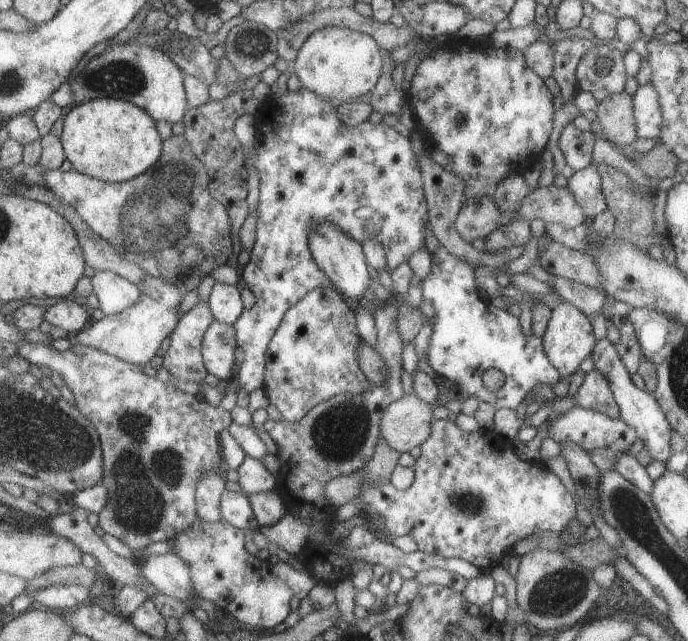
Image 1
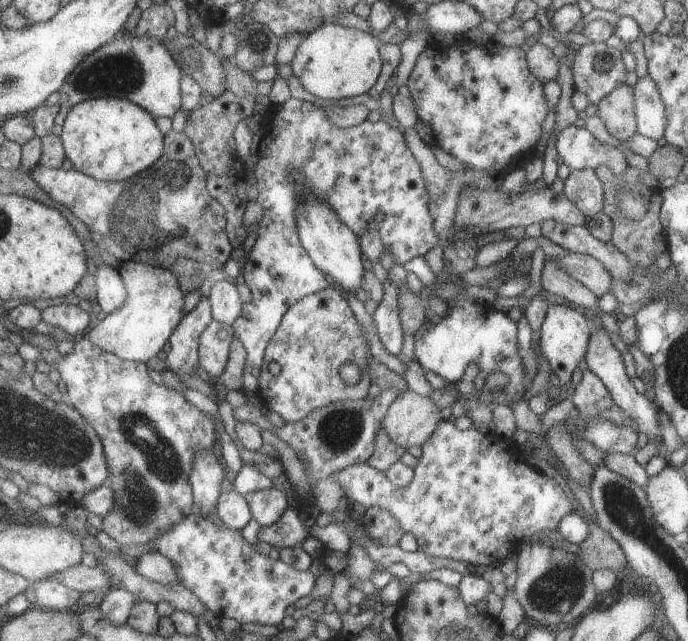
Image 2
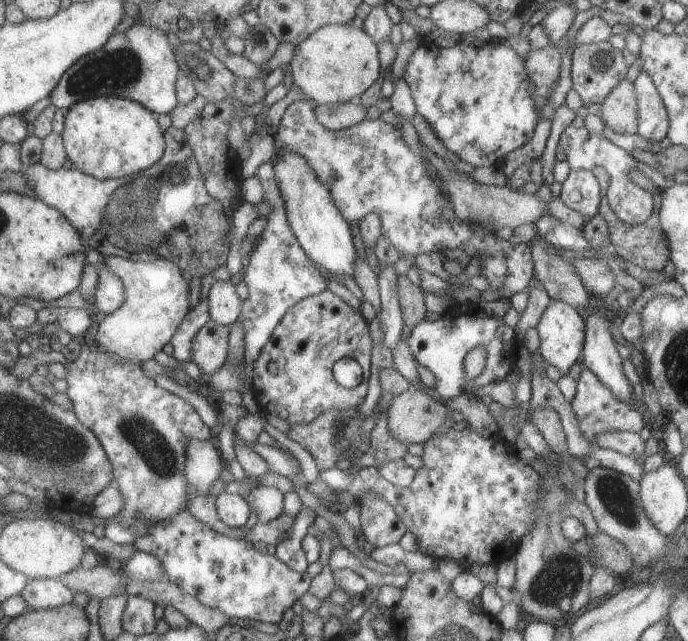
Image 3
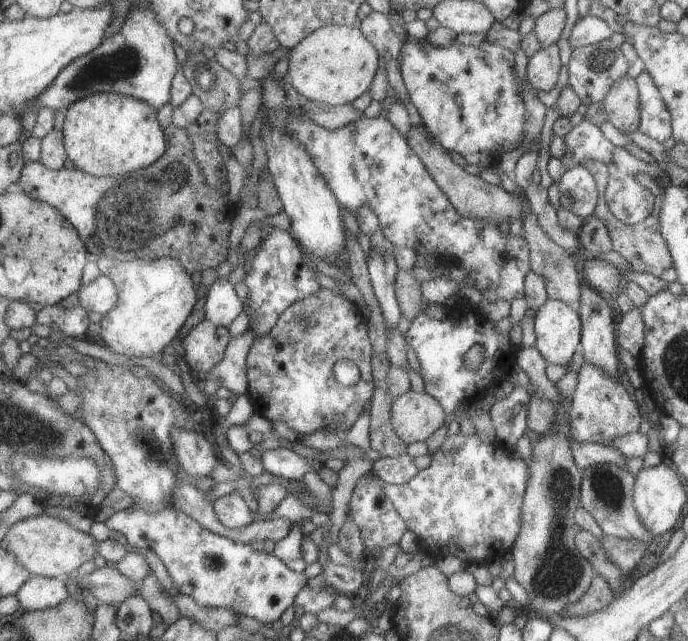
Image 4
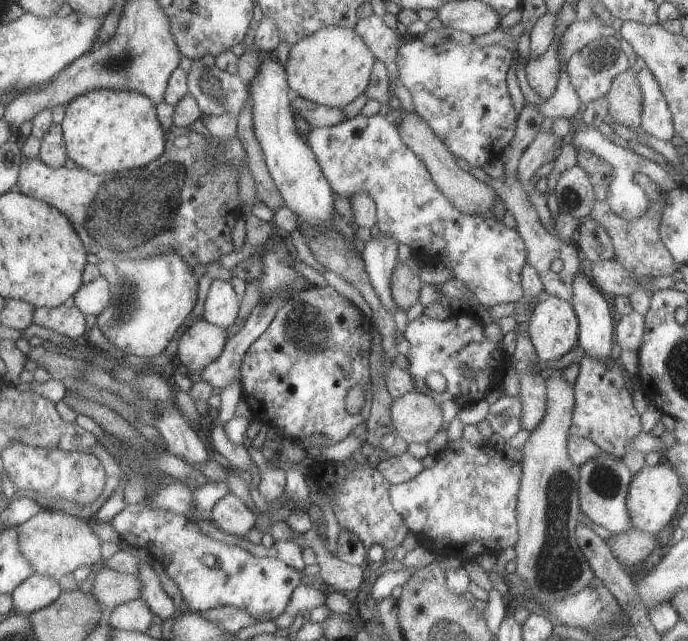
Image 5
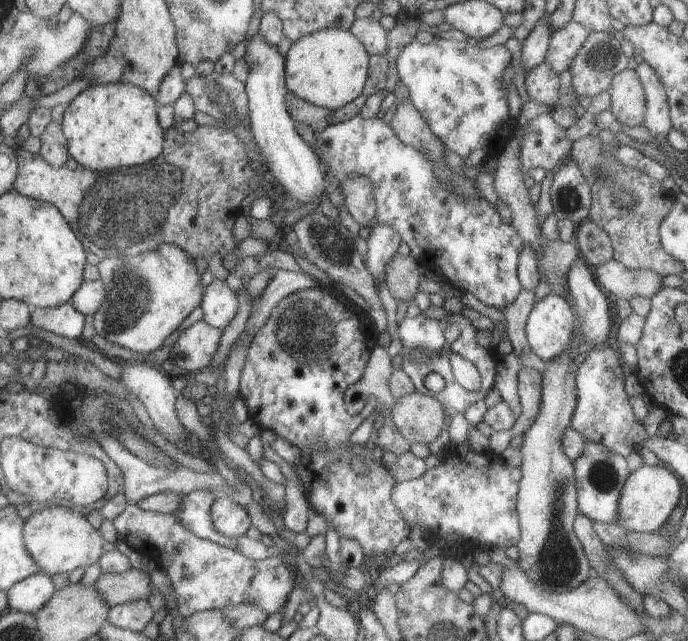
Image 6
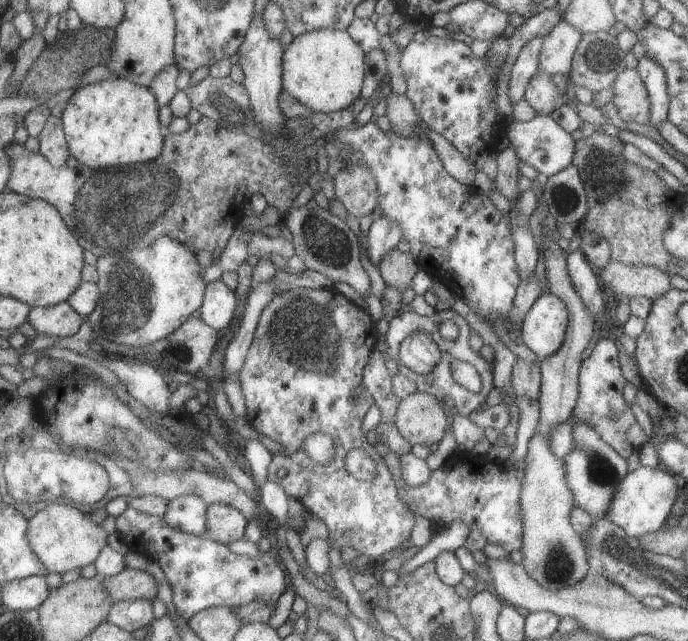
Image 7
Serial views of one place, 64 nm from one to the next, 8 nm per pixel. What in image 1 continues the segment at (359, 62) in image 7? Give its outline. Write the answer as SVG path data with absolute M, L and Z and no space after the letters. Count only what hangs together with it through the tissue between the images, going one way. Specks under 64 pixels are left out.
M323 27L304 42L292 69L309 90L327 99L351 100L372 92L384 74L385 52L374 36L347 27Z

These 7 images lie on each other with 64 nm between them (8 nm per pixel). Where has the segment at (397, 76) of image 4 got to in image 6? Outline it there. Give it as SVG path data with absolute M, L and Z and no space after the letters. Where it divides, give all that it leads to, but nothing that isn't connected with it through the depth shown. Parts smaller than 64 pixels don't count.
M372 17L357 18L350 31L359 37L371 55L388 54L389 31L383 28L383 24L379 20Z

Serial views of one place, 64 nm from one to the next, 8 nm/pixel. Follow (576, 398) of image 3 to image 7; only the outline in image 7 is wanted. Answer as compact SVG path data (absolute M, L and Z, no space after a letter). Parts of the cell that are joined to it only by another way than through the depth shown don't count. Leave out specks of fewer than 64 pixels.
M605 335L599 337L591 355L581 361L578 372L578 397L572 416L576 423L585 423L594 428L601 440L615 450L623 460L648 442L631 409L623 401L621 391L625 383L625 378L619 371L617 348Z

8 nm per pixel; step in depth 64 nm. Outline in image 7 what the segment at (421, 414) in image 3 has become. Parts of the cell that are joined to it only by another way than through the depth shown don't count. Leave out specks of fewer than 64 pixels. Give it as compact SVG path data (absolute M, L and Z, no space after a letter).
M417 391L402 399L397 428L411 444L437 444L445 432L447 416L432 394Z

